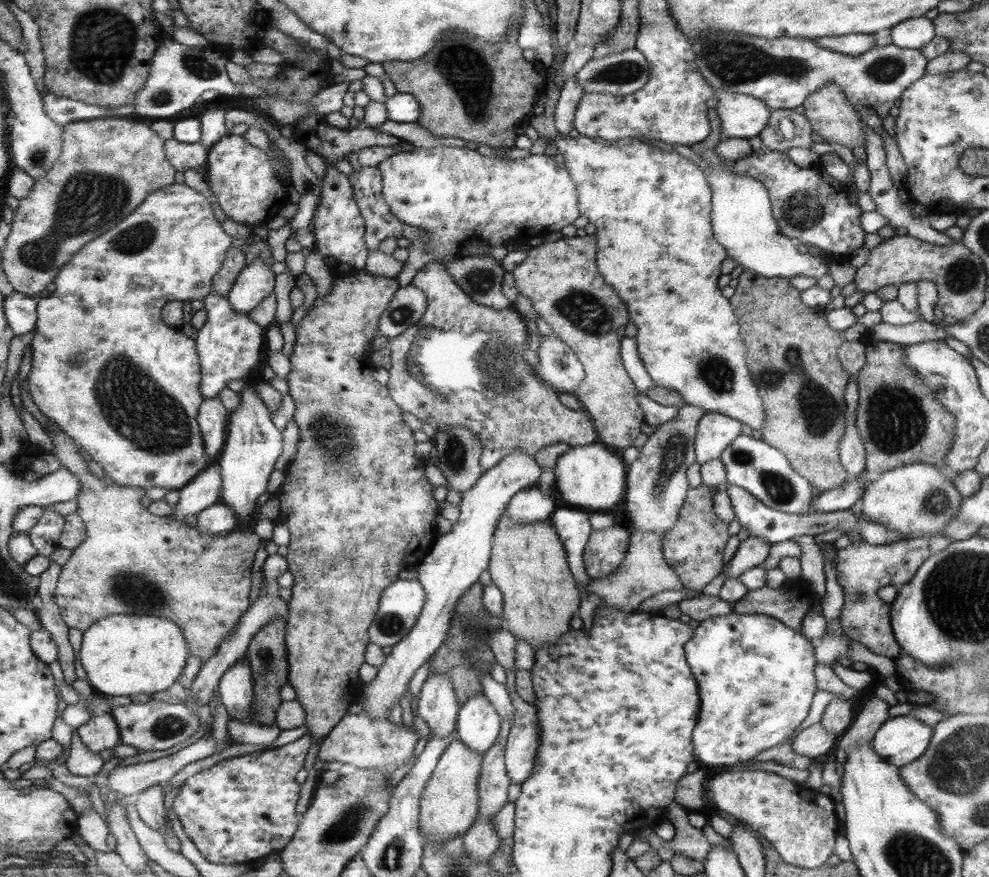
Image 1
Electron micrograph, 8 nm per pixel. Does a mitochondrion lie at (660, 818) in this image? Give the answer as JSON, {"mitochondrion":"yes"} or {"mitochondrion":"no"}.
{"mitochondrion":"no"}

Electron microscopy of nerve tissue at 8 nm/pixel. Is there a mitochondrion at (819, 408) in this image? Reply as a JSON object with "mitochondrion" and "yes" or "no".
{"mitochondrion":"yes"}

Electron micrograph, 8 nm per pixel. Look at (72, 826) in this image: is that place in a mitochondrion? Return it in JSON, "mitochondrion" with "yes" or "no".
{"mitochondrion":"no"}

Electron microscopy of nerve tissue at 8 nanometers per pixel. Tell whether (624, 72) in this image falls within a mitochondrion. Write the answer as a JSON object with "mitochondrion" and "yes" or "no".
{"mitochondrion":"yes"}

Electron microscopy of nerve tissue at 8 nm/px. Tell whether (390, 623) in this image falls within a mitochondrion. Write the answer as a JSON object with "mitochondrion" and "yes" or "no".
{"mitochondrion":"yes"}

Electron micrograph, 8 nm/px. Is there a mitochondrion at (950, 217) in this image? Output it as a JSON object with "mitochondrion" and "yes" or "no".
{"mitochondrion":"no"}

